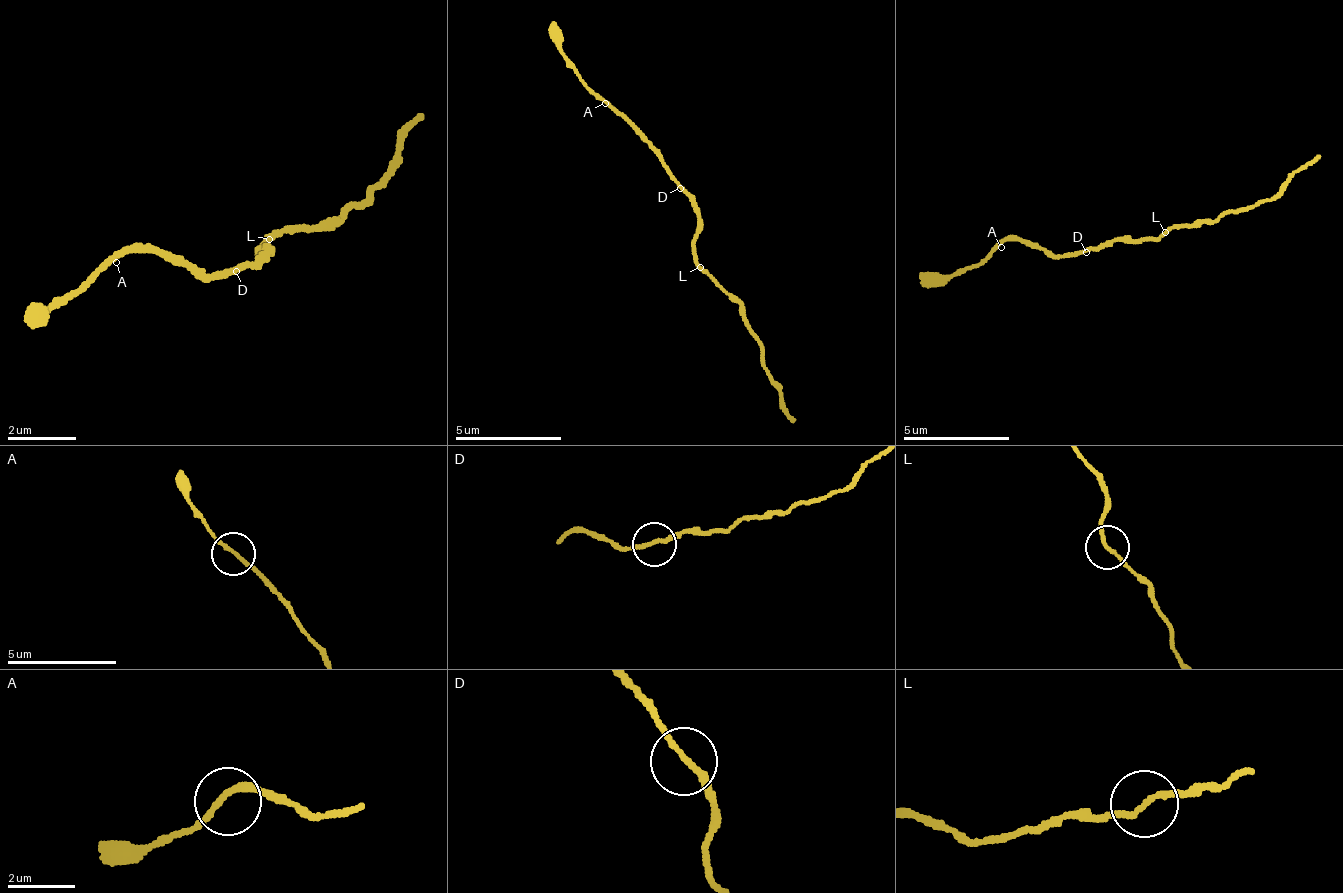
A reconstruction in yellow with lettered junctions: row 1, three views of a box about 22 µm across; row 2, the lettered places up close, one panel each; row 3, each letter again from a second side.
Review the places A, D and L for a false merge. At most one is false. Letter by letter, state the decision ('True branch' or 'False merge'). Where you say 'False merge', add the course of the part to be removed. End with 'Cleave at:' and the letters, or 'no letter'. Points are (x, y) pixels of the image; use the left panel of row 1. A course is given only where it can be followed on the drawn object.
A: True branch
D: True branch
L: False merge. Course of the part to remove: (271, 237), (331, 219), (365, 202), (426, 116)
Cleave at: L

